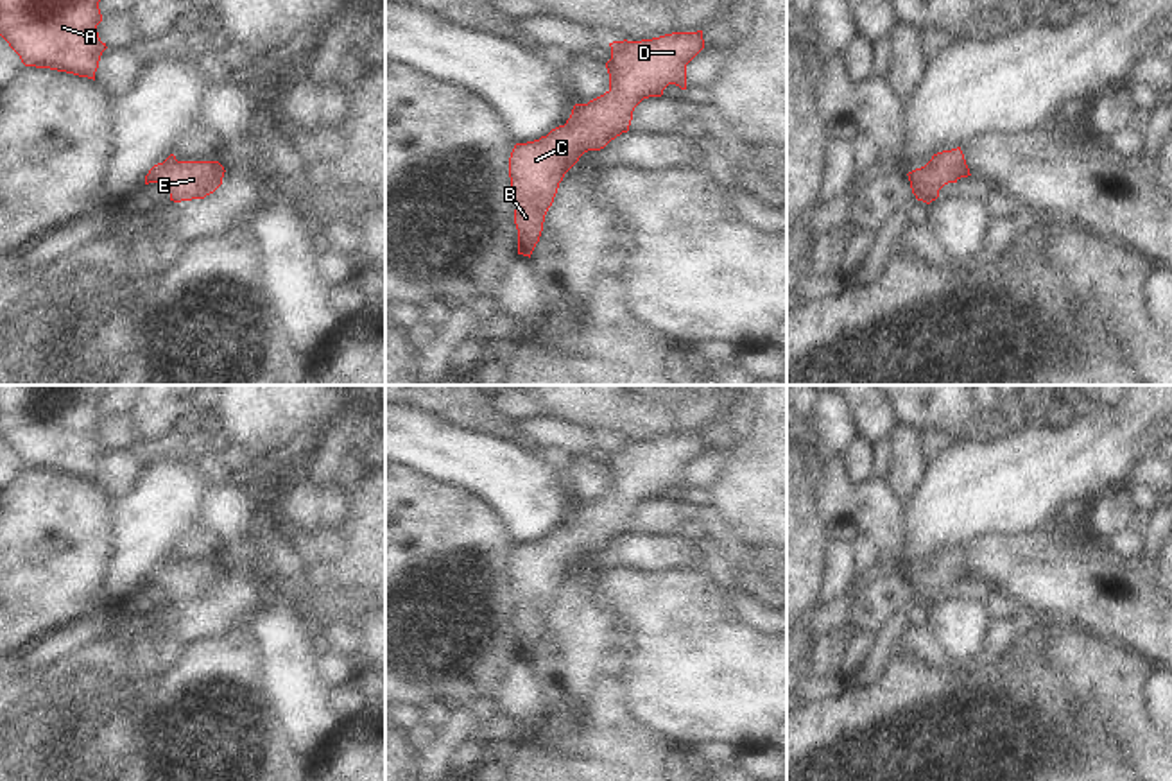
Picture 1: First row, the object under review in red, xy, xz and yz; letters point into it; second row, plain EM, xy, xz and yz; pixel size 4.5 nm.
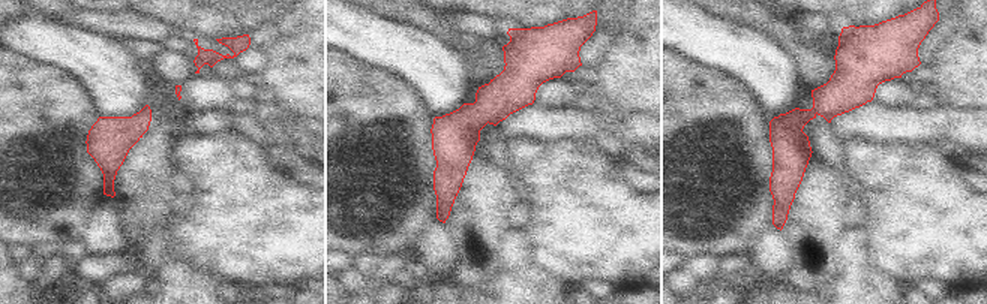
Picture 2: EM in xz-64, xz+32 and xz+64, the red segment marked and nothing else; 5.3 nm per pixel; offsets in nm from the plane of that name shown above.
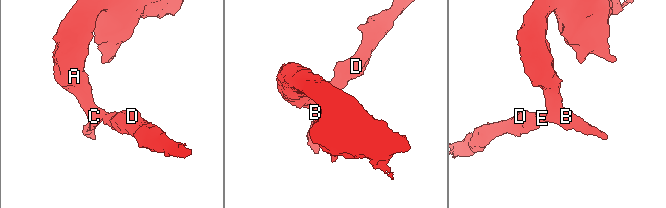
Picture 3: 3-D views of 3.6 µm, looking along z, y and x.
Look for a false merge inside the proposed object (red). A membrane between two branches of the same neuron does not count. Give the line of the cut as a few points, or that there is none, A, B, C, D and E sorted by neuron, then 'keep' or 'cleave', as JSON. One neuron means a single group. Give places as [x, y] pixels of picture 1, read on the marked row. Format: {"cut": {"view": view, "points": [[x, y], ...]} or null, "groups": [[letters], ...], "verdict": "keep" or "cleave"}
{"cut": null, "groups": [["A", "B", "C", "D", "E"]], "verdict": "keep"}

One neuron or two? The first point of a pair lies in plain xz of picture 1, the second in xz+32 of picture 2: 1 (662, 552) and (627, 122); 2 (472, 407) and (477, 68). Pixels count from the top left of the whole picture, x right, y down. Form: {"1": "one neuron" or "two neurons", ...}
{"1": "one neuron", "2": "one neuron"}

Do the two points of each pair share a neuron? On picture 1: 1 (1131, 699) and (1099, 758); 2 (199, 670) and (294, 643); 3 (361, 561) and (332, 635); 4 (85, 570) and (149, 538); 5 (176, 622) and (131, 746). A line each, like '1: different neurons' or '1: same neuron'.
1: different neurons
2: different neurons
3: different neurons
4: different neurons
5: different neurons

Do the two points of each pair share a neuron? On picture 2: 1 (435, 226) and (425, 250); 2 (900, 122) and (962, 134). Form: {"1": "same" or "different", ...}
{"1": "same", "2": "same"}

